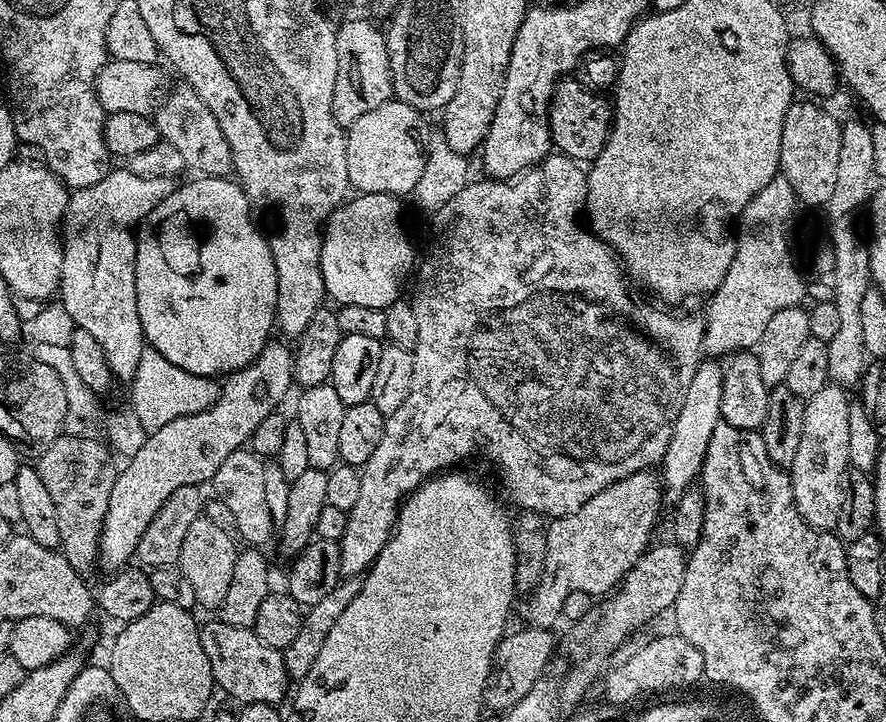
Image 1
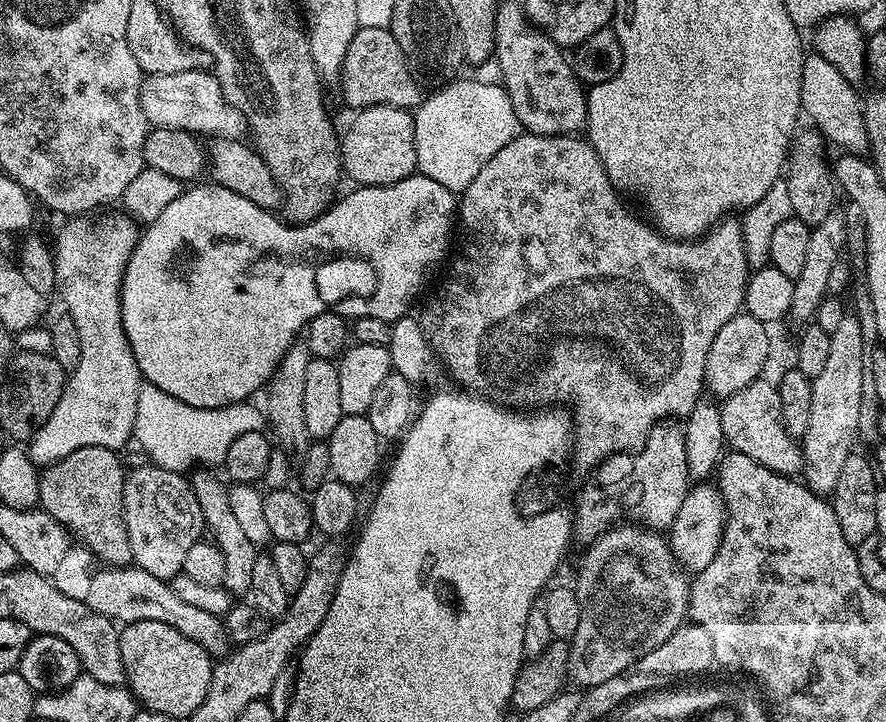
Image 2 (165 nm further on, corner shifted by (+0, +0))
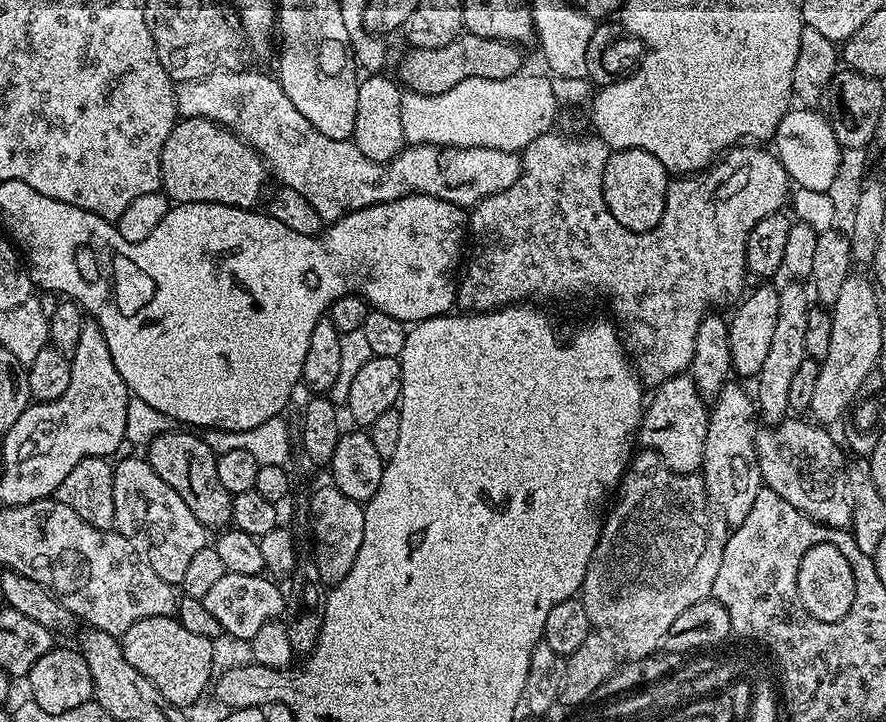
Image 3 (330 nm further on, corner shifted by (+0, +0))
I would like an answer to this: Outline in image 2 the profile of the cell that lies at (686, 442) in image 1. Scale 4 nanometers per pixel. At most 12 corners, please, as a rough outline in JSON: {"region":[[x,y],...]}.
{"region":[[730,318],[710,342],[704,383],[713,397],[765,375],[769,325]]}

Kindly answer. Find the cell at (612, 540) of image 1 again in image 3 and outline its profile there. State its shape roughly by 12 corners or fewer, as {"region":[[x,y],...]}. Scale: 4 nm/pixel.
{"region":[[691,375],[651,393],[638,440],[672,472],[704,466],[709,405]]}

